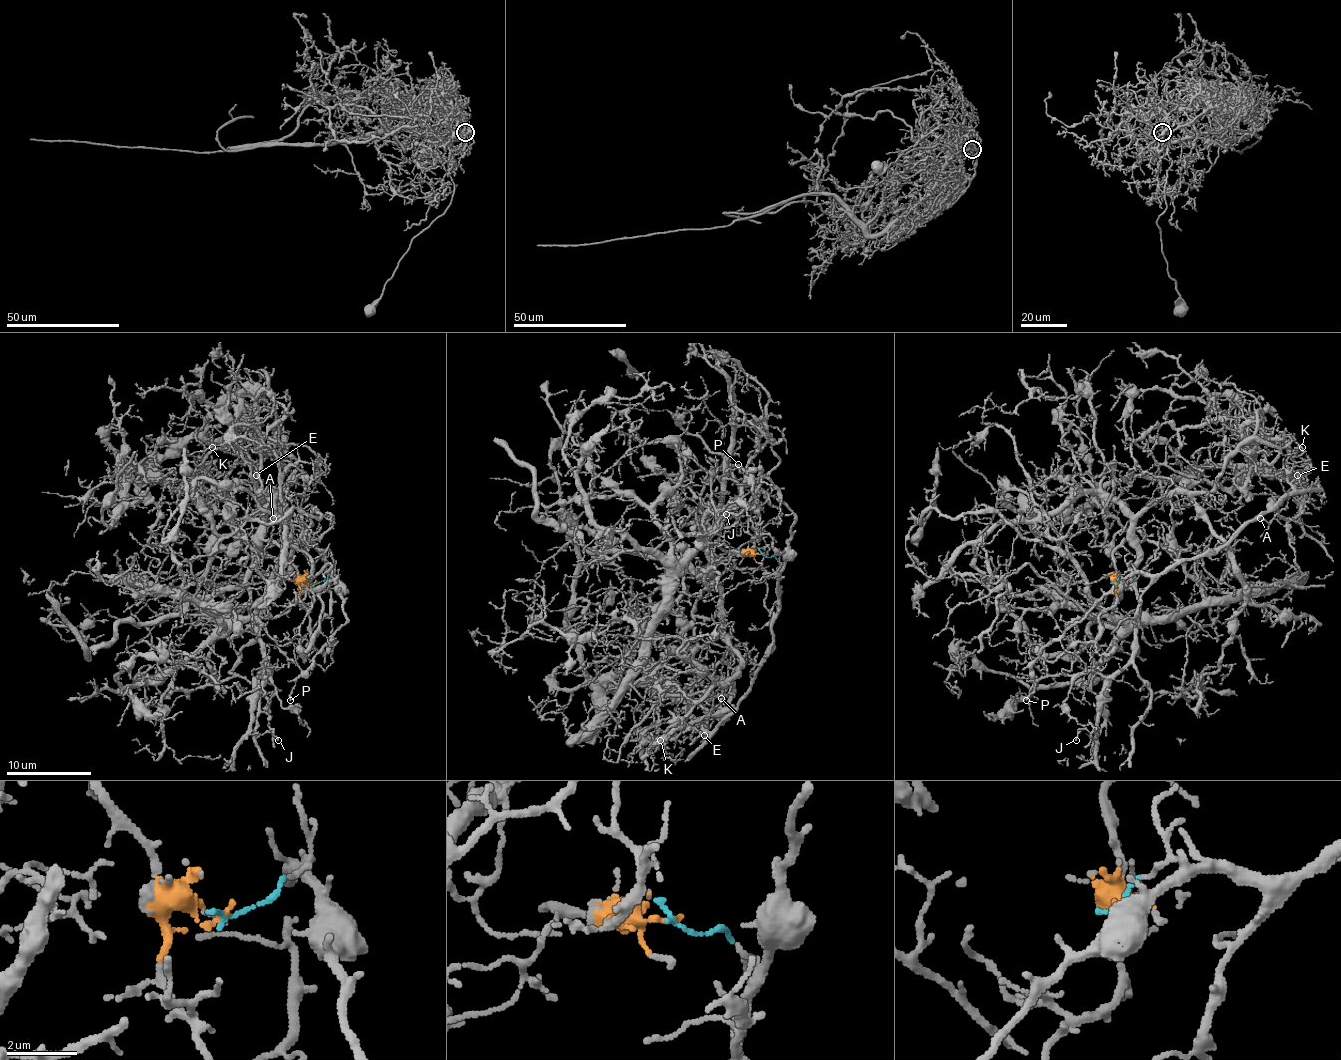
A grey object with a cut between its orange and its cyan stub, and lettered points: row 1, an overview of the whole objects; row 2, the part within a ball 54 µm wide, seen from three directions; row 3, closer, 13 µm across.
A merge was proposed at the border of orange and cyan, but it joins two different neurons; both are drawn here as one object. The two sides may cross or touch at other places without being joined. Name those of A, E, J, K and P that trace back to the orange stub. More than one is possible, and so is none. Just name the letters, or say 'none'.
J

